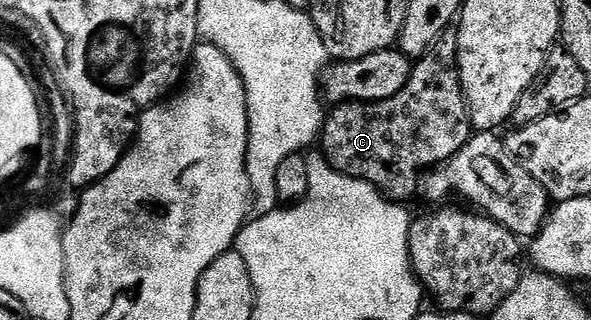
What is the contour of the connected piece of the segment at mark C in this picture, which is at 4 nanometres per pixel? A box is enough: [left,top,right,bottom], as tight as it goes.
[321,27,473,202]

